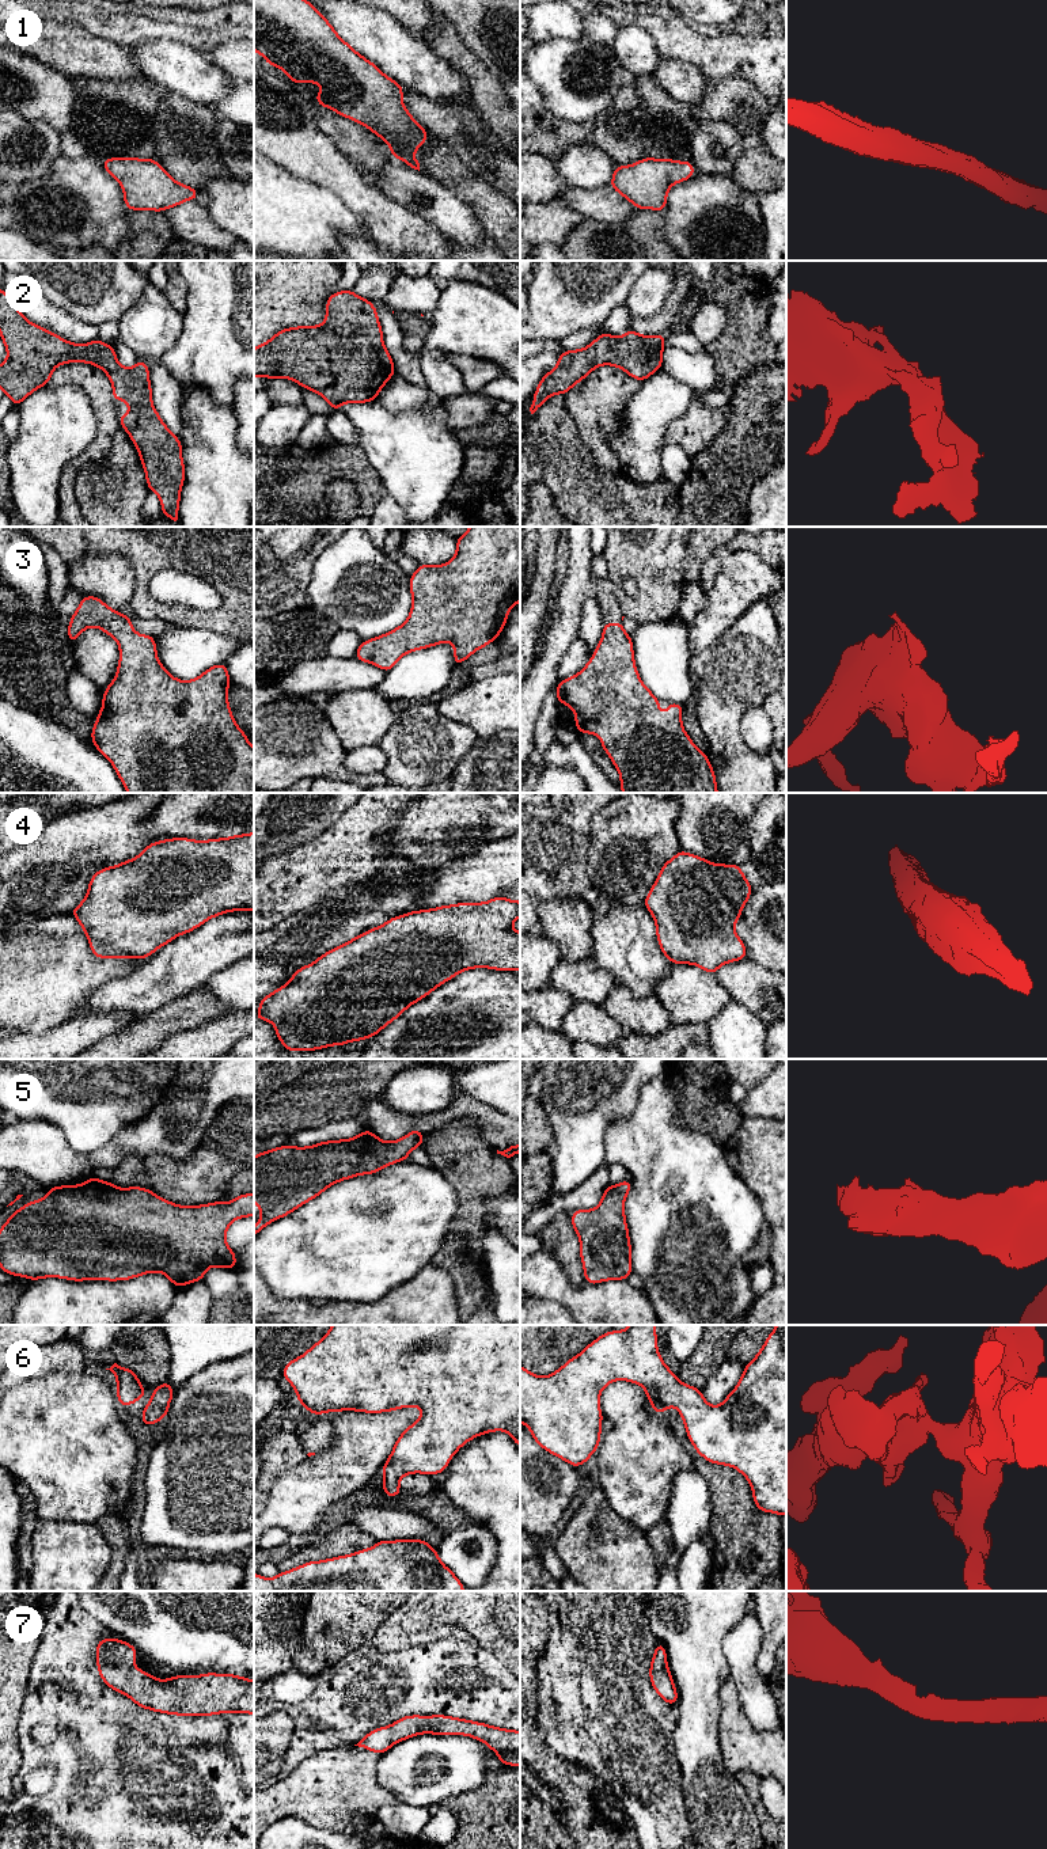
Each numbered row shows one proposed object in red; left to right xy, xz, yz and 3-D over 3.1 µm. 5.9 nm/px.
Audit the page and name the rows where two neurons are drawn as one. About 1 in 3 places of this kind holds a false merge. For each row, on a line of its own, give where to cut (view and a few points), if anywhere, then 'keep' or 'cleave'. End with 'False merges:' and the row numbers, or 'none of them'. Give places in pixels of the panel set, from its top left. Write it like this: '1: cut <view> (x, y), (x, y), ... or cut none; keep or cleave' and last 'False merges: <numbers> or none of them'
1: cut none; keep
2: cut none; keep
3: cut none; keep
4: cut none; keep
5: cut none; keep
6: cut none; keep
7: cut none; keep
False merges: none of them

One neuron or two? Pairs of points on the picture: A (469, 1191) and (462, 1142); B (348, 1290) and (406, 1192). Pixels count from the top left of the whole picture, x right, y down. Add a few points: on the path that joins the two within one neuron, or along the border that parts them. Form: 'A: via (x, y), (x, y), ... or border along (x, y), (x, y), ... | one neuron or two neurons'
A: via (469, 1179), (469, 1162), (462, 1154) | one neuron
B: via (348, 1265), (348, 1261), (393, 1217) | one neuron

